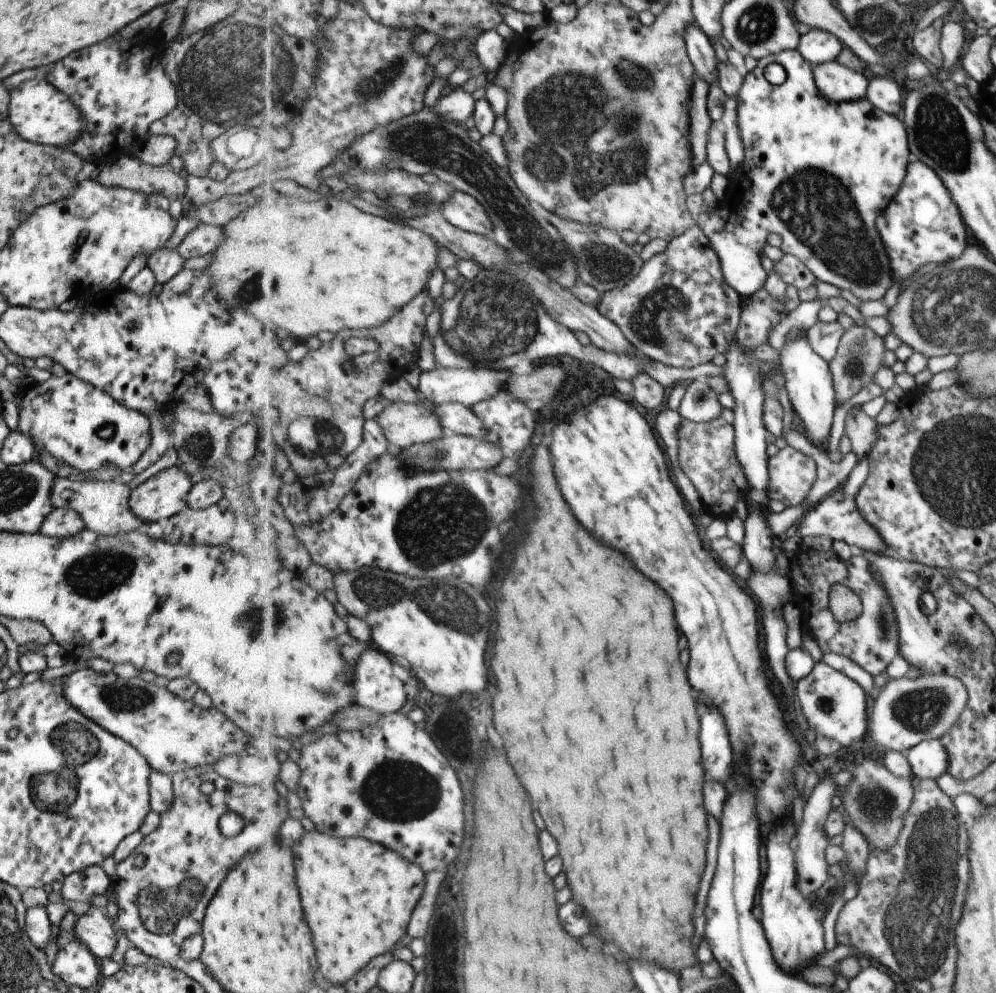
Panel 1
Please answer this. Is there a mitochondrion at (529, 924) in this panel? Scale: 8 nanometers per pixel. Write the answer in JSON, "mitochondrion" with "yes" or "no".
{"mitochondrion":"no"}

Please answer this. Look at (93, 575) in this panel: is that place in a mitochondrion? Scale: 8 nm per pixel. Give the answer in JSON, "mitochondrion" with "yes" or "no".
{"mitochondrion":"yes"}

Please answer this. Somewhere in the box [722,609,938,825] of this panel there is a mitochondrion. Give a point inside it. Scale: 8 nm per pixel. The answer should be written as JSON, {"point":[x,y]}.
{"point":[827,704]}

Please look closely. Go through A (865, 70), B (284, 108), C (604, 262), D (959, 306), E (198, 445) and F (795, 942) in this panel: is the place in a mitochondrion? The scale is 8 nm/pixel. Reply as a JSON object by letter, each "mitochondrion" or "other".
{"A":"other","B":"mitochondrion","C":"mitochondrion","D":"mitochondrion","E":"mitochondrion","F":"other"}

